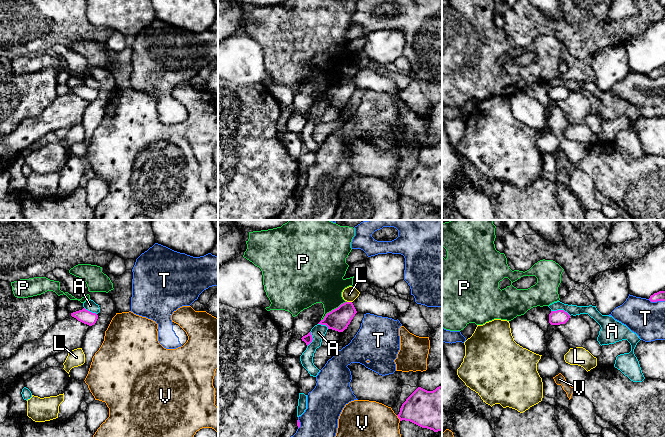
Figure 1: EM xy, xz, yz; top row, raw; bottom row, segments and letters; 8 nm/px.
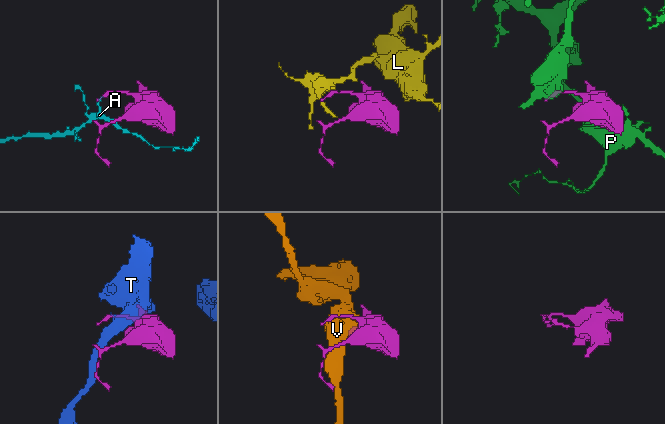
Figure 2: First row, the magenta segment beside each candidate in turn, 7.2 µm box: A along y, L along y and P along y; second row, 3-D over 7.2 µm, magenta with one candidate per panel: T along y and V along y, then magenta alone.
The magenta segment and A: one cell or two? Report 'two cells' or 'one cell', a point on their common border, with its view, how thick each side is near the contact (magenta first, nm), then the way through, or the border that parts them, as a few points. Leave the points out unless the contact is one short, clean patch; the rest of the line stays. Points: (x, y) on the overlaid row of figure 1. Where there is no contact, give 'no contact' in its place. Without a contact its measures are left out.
two cells; meets magenta in yz at (561, 310); 120 nm thick on the magenta side, 90 nm on the other; border along yz (551, 310), (564, 310), (570, 315)

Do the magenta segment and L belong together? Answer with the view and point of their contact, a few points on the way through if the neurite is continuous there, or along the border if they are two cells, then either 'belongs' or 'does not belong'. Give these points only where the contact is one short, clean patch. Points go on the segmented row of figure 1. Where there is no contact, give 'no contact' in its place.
contact xz (349, 302); does not belong

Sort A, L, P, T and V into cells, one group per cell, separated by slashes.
A / L / P / T / V

